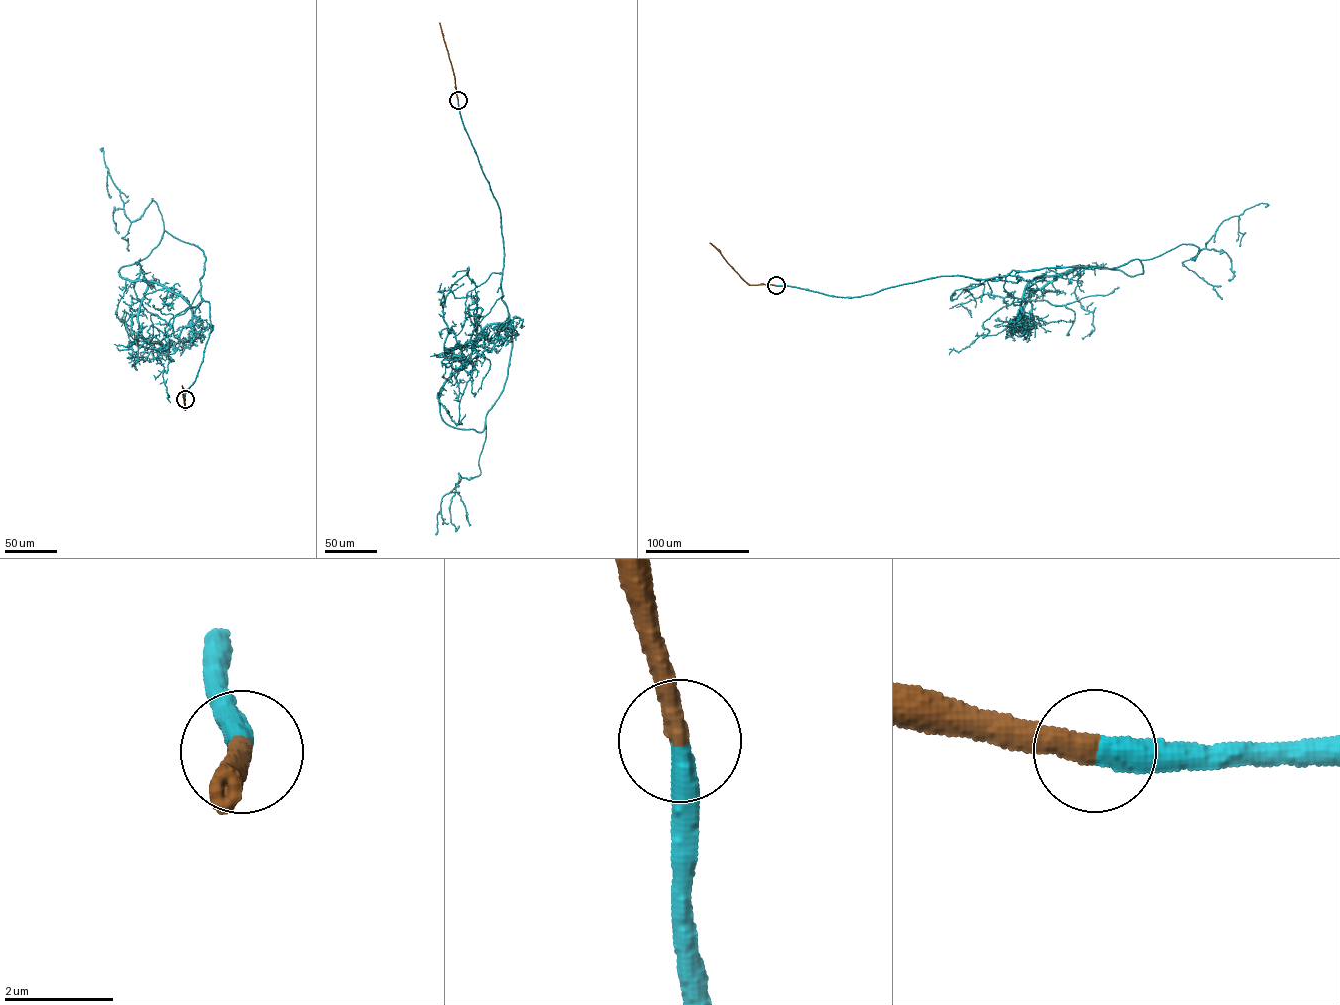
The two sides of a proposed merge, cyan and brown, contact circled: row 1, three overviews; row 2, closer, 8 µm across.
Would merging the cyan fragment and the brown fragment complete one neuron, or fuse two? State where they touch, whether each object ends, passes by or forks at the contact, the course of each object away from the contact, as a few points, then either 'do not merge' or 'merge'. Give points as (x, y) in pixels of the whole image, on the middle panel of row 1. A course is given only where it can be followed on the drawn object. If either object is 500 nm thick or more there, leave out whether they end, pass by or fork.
(458, 100) | cyan ends | brown ends | cyan via (458, 100), (499, 209), (512, 327), (503, 390), (481, 432), (449, 426), (439, 403), (479, 291) | brown via (458, 100), (439, 22) | merge

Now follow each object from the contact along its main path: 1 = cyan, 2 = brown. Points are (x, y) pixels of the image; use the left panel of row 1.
1: (185, 399), (210, 330), (206, 260), (165, 230), (118, 270), (147, 283), (138, 327), (170, 402)
2: (185, 399), (185, 410), (182, 385)

